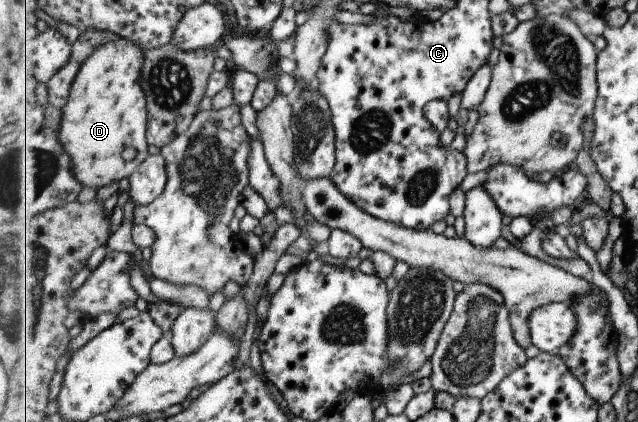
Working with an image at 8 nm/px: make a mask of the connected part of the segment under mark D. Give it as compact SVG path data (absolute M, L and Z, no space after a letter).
M120 37L119 40L99 46L82 63L79 75L71 88L69 101L62 110L59 137L74 157L75 176L83 187L99 190L109 184L121 182L123 178L130 180L131 176L135 175L135 170L150 156L147 141L150 113L146 90L142 84L146 54L146 49L138 41Z

